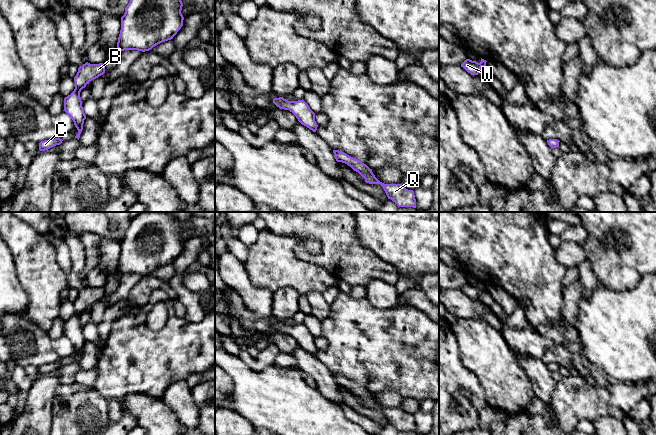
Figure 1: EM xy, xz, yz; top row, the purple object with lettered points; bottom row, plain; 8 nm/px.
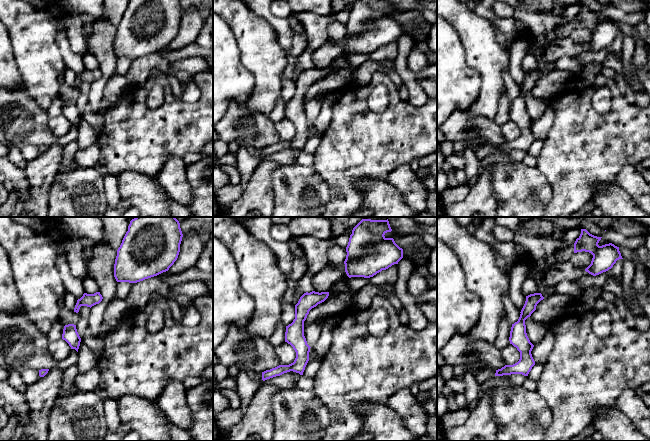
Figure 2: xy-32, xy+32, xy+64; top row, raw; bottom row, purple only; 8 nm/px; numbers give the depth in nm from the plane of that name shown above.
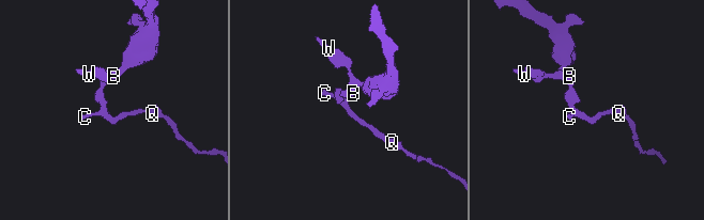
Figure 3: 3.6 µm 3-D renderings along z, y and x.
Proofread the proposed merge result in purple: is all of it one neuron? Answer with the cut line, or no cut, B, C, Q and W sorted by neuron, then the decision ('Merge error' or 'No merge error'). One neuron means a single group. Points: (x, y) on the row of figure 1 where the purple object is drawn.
No split. Groups: B C Q W. No merge error

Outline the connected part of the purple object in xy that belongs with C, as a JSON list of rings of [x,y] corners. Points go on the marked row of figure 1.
[[[59,137],[58,138],[55,138],[55,139],[49,139],[49,140],[44,140],[44,141],[41,141],[39,143],[39,150],[40,151],[45,151],[45,150],[48,150],[56,145],[60,145],[62,143],[62,139],[60,139]]]

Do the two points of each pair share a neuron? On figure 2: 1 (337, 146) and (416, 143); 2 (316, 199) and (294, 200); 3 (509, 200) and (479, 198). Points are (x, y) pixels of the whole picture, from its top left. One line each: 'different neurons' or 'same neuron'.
1: same neuron
2: same neuron
3: different neurons

